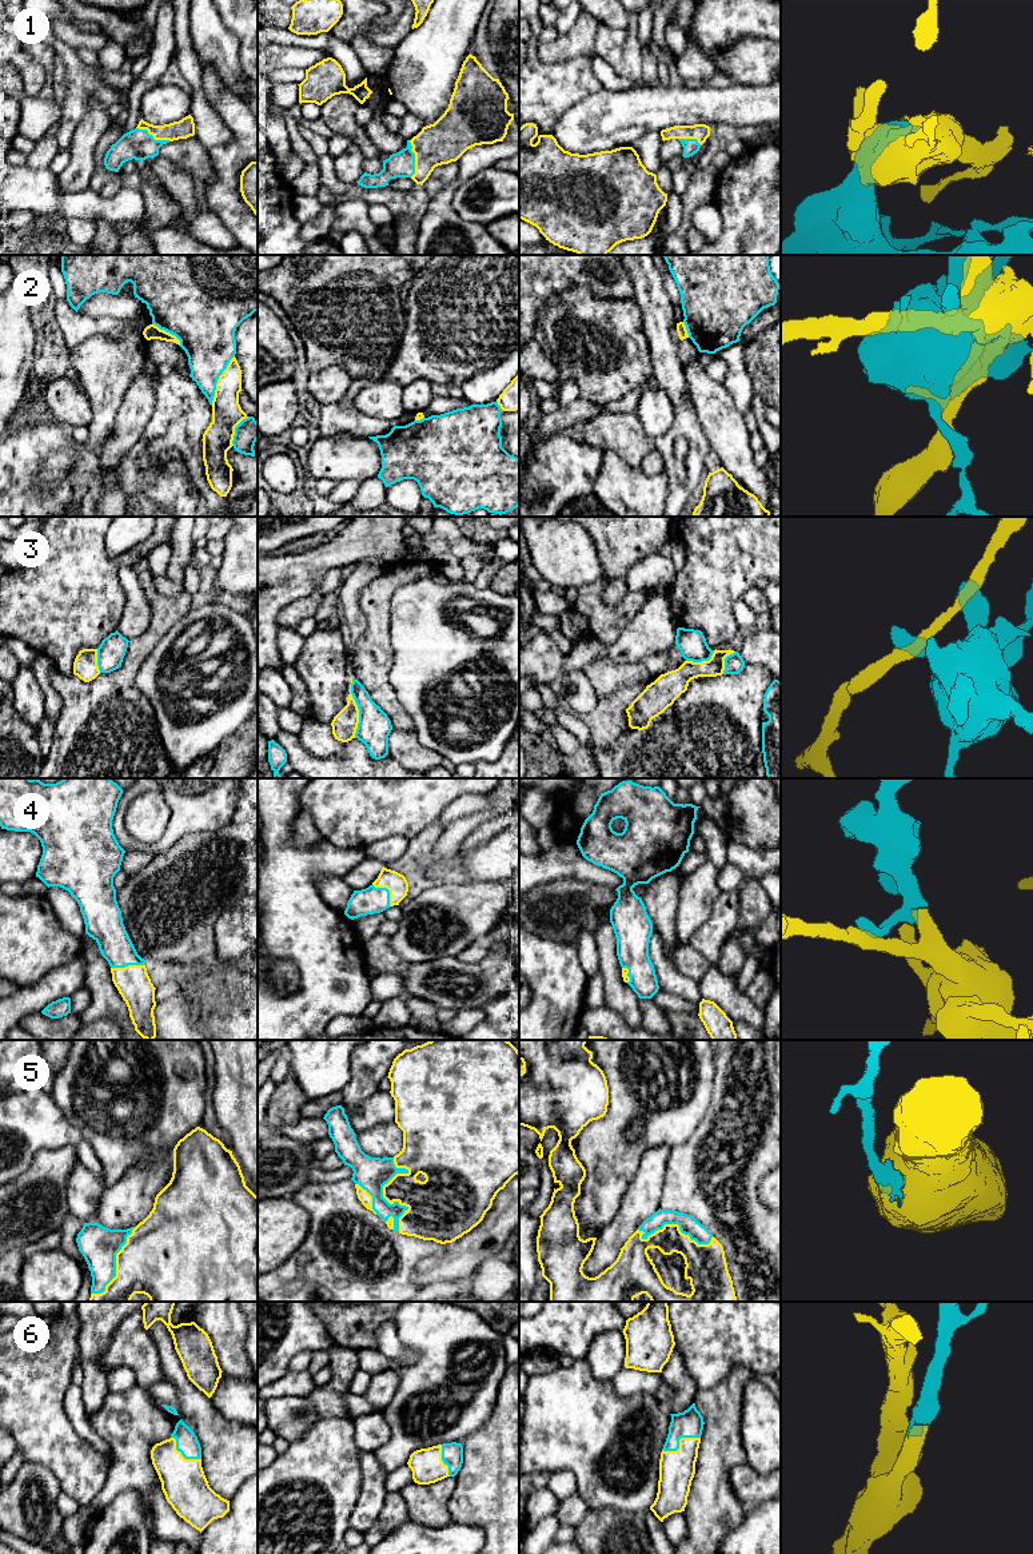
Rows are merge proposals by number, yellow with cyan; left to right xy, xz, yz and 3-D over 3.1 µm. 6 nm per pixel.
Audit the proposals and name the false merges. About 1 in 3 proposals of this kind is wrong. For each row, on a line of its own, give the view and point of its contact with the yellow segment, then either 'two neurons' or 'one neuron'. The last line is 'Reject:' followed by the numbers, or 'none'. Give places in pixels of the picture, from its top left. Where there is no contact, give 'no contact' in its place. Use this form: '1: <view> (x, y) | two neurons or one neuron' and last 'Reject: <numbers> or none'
1: xz (415, 159) | one neuron
2: xy (218, 381) | two neurons
3: xz (358, 709) | two neurons
4: xy (128, 965) | one neuron
5: xz (383, 1192) | one neuron
6: yz (679, 1442) | one neuron
Reject: 2, 3

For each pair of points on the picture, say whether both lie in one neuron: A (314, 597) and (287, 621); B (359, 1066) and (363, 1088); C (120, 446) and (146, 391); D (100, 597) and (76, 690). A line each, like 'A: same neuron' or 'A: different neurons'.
A: same neuron
B: same neuron
C: same neuron
D: different neurons

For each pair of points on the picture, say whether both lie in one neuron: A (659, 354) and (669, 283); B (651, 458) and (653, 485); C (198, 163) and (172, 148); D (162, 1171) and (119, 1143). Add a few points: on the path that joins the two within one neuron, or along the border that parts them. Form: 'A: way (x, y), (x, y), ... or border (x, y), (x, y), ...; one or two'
A: border (655, 269), (670, 299), (673, 317), (677, 322); two
B: border (639, 467), (647, 474), (659, 474), (662, 471); two
C: way (191, 158), (183, 158), (179, 154); one
D: border (172, 1148), (142, 1159), (120, 1179); two

